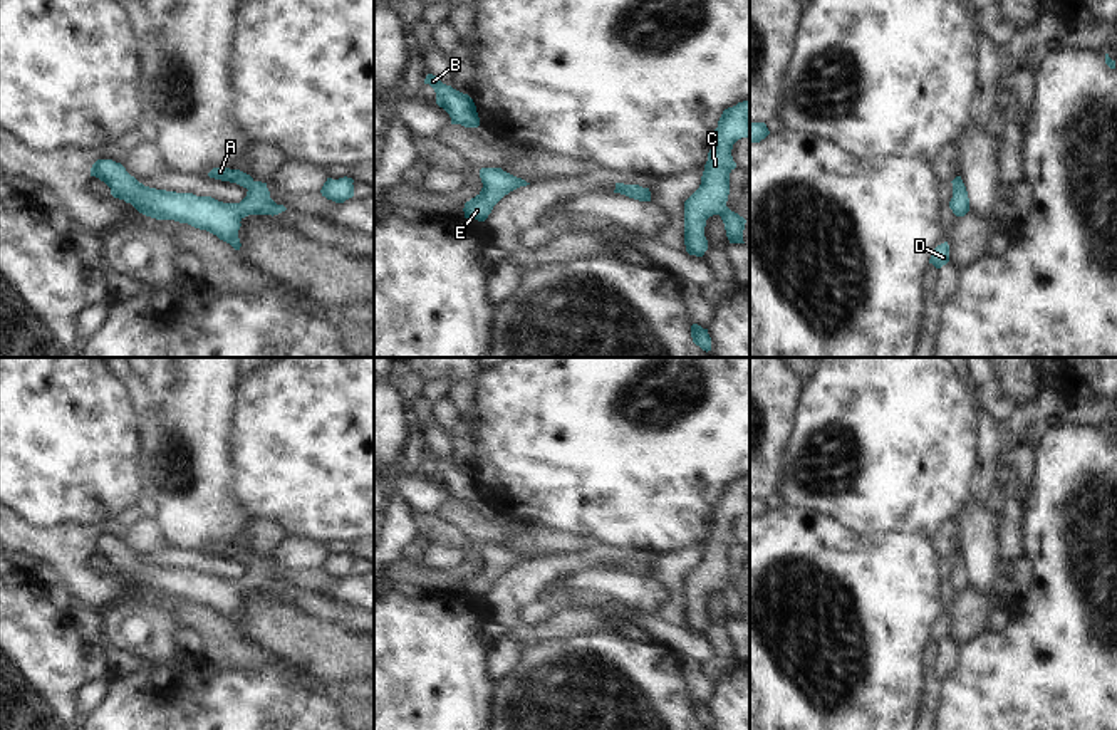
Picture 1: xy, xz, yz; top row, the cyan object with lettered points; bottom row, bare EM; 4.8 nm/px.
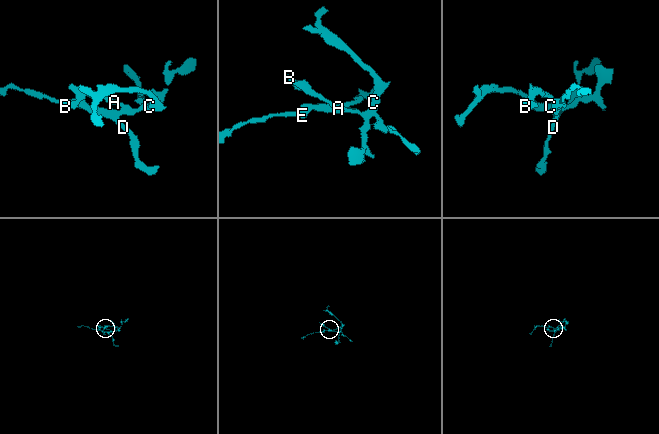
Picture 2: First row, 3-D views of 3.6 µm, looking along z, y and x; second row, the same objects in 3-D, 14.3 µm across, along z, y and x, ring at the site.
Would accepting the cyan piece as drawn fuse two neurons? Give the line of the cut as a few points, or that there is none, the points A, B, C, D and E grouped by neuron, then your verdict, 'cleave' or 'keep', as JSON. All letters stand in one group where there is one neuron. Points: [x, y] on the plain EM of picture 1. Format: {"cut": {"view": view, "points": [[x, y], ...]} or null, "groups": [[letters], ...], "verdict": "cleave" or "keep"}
{"cut": null, "groups": [["A", "B", "C", "D", "E"]], "verdict": "keep"}

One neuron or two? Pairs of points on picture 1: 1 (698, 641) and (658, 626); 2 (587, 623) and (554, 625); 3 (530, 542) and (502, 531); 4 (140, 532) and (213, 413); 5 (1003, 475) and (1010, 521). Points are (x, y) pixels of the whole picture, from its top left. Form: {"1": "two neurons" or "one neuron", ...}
{"1": "one neuron", "2": "one neuron", "3": "two neurons", "4": "two neurons", "5": "one neuron"}

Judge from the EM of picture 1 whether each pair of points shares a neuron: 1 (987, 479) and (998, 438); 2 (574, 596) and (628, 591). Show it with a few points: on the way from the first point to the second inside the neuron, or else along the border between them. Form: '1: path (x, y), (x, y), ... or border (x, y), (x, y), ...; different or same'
1: path (987, 469), (988, 448); same
2: border (561, 584), (587, 586), (611, 599); different

